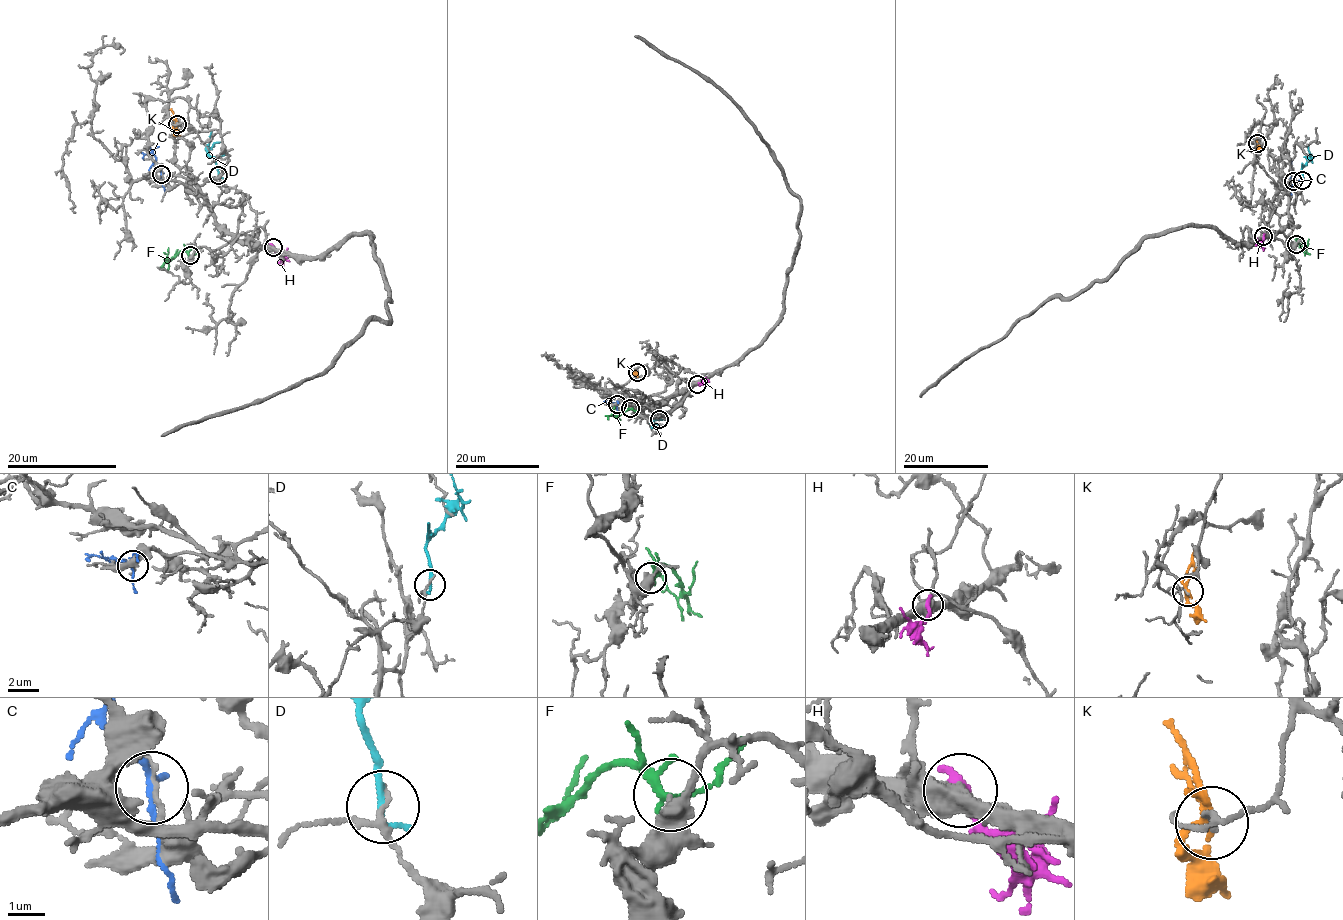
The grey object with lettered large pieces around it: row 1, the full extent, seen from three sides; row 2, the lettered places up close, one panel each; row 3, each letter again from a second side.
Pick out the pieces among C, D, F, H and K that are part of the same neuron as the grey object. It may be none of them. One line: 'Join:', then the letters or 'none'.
Join: F

